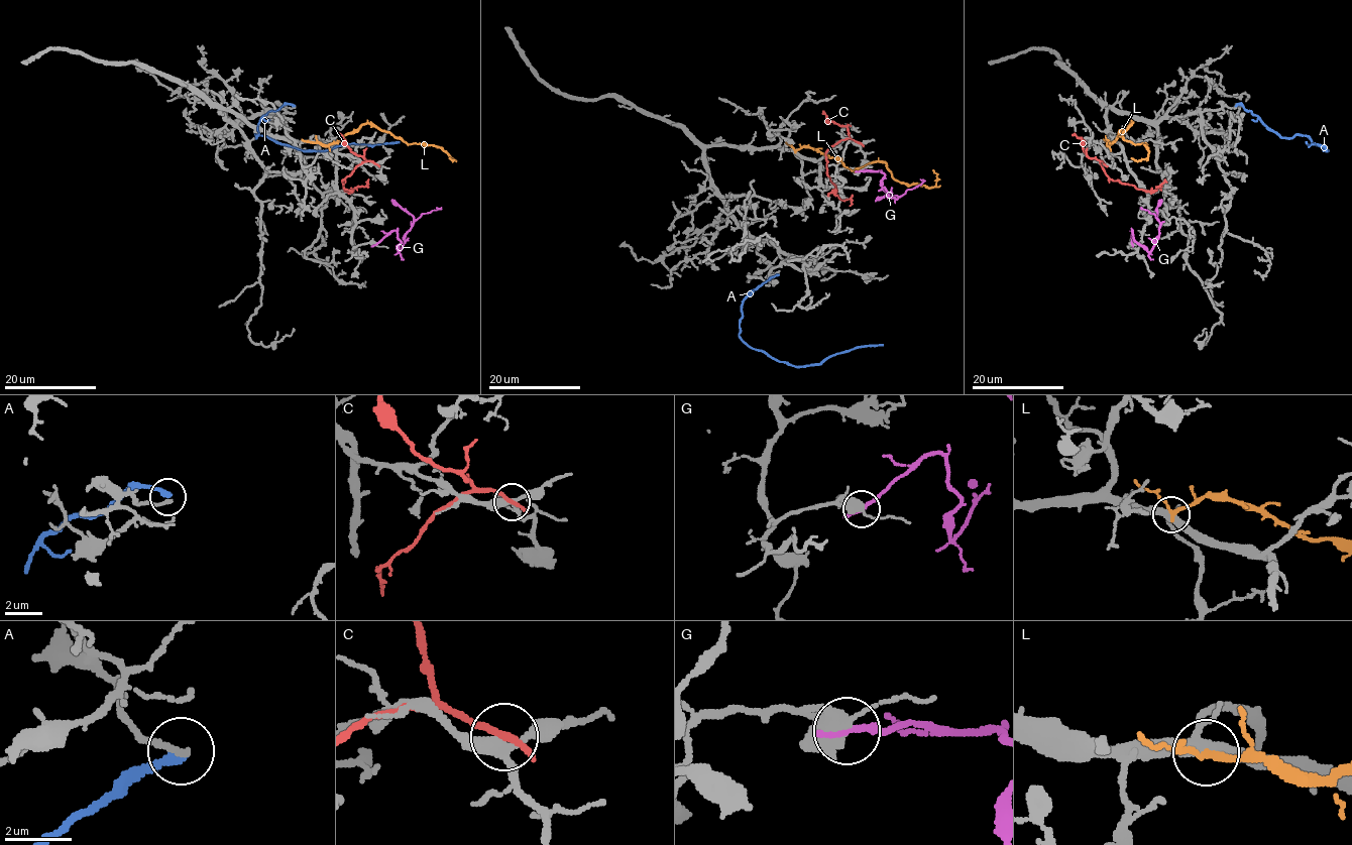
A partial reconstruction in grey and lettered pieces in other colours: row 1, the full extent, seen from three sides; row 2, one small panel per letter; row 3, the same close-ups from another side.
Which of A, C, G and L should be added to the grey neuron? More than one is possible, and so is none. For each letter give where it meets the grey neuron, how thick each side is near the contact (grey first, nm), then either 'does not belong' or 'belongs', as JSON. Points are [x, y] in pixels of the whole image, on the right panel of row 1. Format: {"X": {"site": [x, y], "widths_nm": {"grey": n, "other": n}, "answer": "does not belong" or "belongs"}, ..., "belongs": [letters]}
{"A": {"site": [1235, 106], "widths_nm": {"grey": 200, "other": 240}, "answer": "does not belong"}, "C": {"site": [1104, 163], "widths_nm": {"grey": 280, "other": 280}, "answer": "does not belong"}, "G": {"site": [1132, 244], "widths_nm": {"grey": 400, "other": 240}, "answer": "does not belong"}, "L": {"site": [1112, 141], "widths_nm": {"grey": 340, "other": 190}, "answer": "does not belong"}, "belongs": []}

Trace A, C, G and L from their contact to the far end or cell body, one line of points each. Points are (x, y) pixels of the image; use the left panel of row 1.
A: (294, 106), (285, 104), (268, 112), (260, 120), (256, 138), (254, 134), (314, 150), (399, 141)
C: (375, 163), (363, 161), (342, 180), (343, 188), (351, 191), (365, 186), (365, 182)
G: (375, 244), (396, 230), (401, 241), (399, 252), (414, 222), (424, 213), (439, 209), (437, 207)
L: (311, 141), (333, 143), (367, 123), (407, 143), (438, 146), (449, 157)

